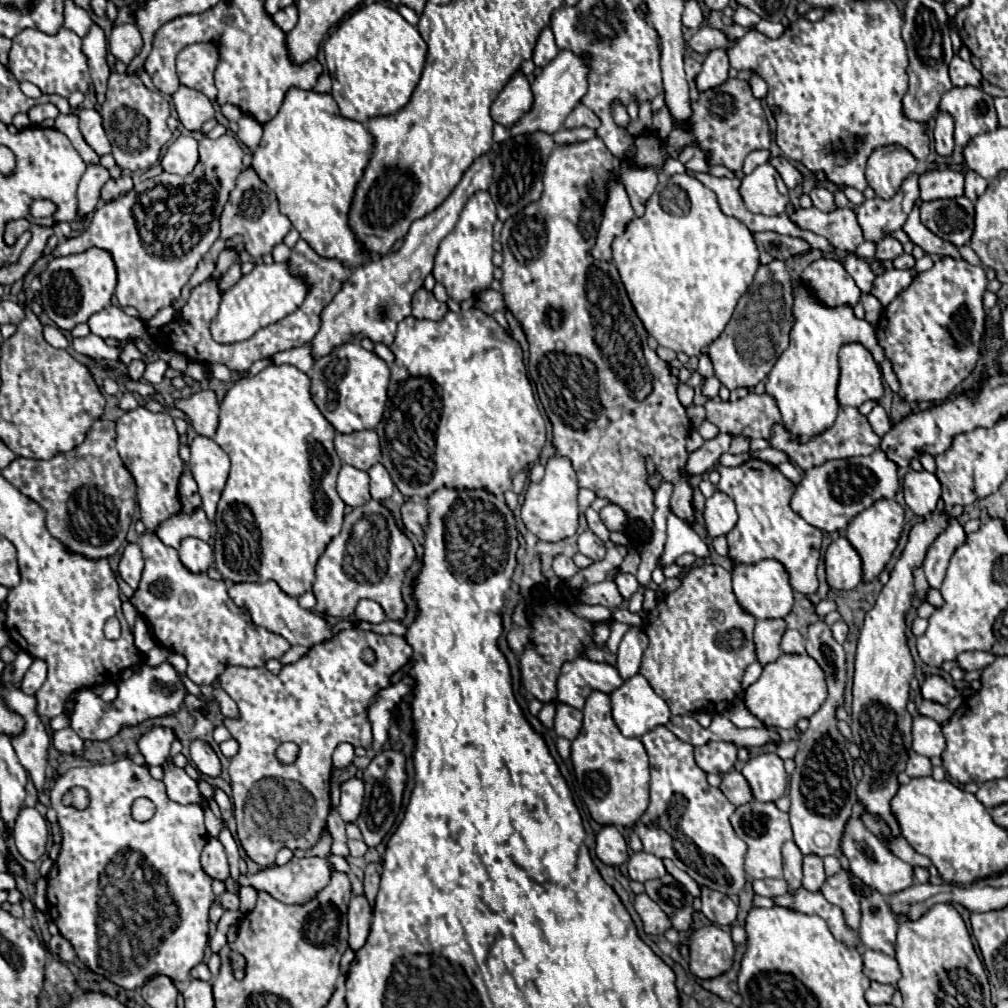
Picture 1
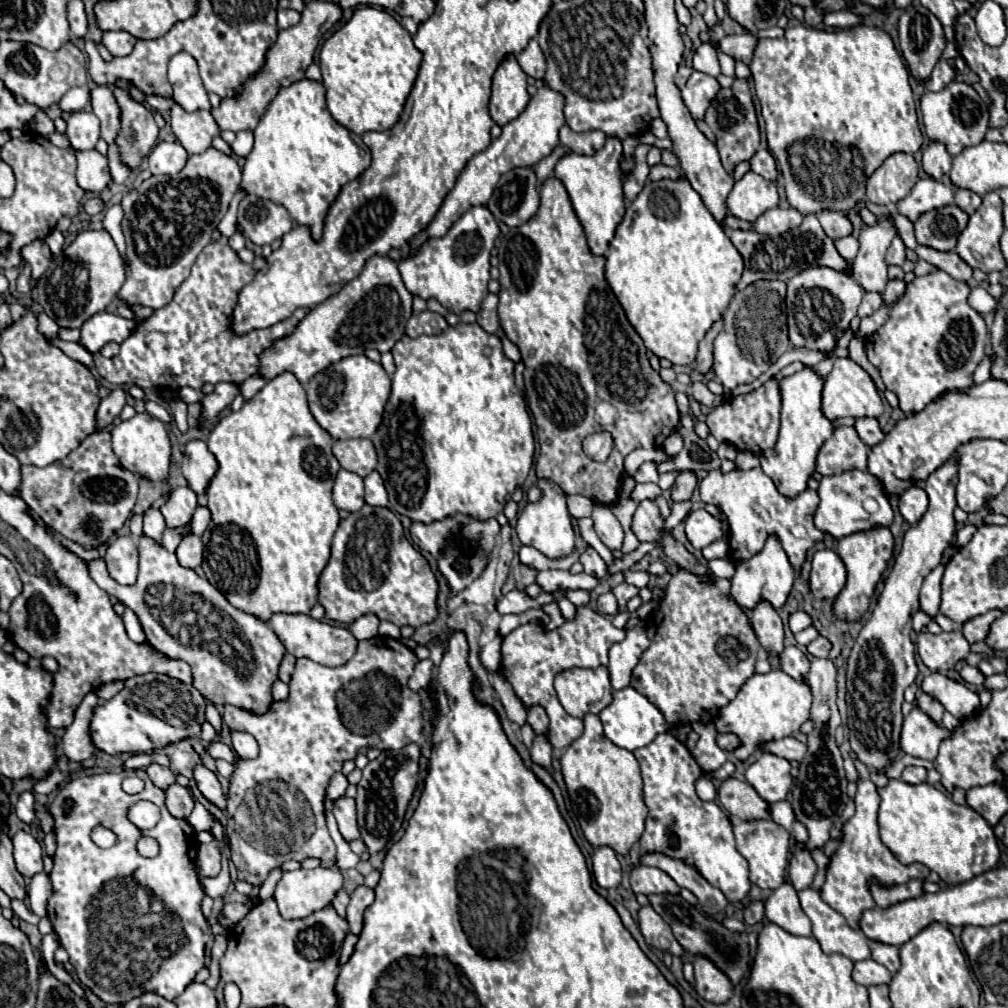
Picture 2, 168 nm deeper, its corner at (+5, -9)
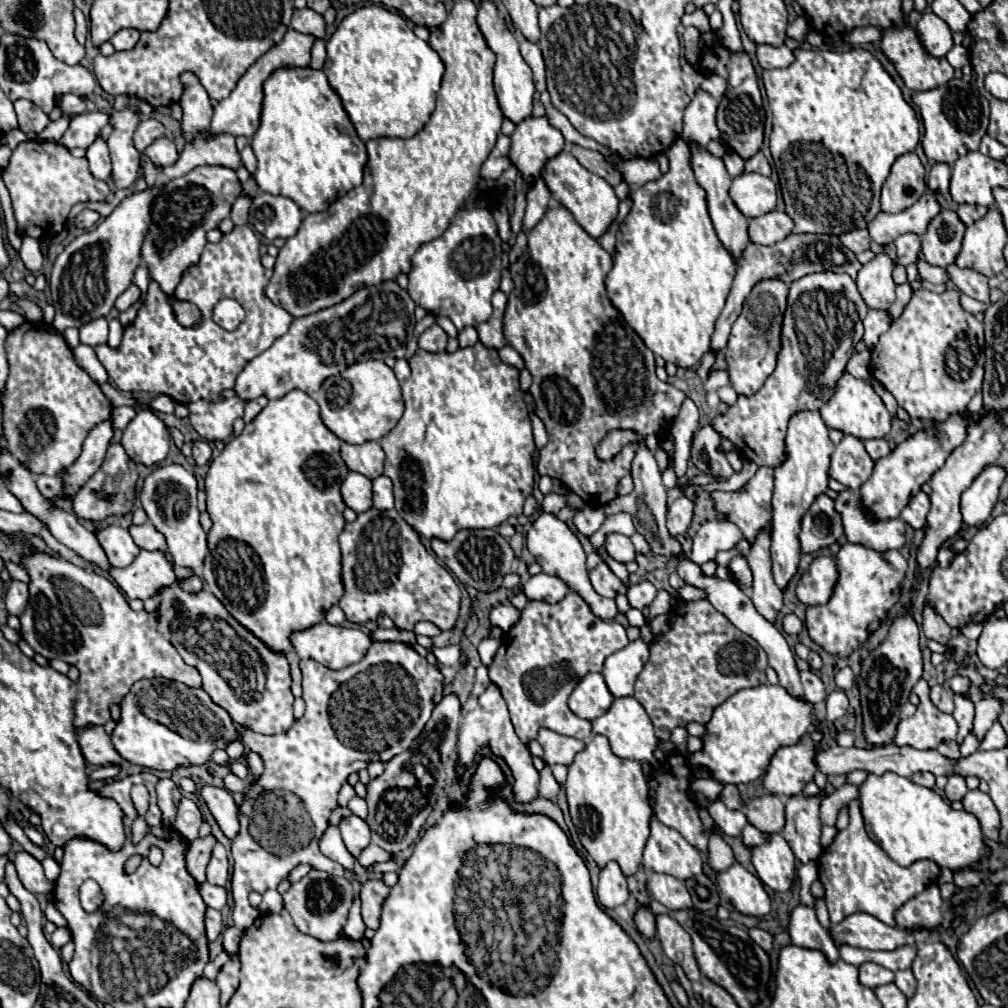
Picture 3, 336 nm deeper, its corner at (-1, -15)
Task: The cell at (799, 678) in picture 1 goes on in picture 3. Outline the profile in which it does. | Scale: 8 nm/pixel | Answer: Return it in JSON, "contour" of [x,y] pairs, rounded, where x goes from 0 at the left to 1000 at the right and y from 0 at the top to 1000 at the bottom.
{"contour":[[[754,680],[736,684],[708,701],[700,729],[696,731],[696,745],[683,747],[685,761],[700,761],[704,771],[714,777],[744,777],[752,773],[764,759],[764,751],[776,739],[790,739],[806,719],[806,701],[800,695],[788,693],[774,680]]]}

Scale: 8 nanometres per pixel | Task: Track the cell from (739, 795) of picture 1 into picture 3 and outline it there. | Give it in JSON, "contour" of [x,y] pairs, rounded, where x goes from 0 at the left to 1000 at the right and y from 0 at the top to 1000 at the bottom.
{"contour":[[[772,789],[748,791],[740,799],[742,816],[758,826],[774,826],[778,820],[778,797]]]}

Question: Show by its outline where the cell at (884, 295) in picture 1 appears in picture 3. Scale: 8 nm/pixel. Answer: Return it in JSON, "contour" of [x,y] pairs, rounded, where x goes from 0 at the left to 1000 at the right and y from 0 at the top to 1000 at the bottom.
{"contour":[[[863,307],[859,316],[857,316],[857,340],[861,346],[865,346],[869,340],[871,340],[871,334],[881,328],[885,316],[879,309],[869,309],[869,307]]]}

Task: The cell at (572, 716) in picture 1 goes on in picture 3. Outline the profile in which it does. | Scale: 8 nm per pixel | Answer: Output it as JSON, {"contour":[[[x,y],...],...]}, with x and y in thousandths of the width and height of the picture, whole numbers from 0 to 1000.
{"contour":[[[567,586],[548,600],[524,596],[514,618],[500,628],[498,640],[484,662],[484,672],[504,699],[514,733],[524,739],[533,732],[535,723],[542,721],[581,735],[587,729],[587,719],[565,705],[563,691],[583,666],[597,666],[599,654],[623,638],[621,624],[615,618],[591,612],[581,596]]]}

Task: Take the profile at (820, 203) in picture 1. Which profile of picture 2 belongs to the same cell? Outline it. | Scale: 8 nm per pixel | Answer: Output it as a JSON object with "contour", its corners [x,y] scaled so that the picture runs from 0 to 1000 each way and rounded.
{"contour":[[[817,207],[817,209],[813,209],[810,215],[812,215],[815,227],[821,231],[823,237],[825,237],[825,235],[827,235],[827,237],[839,235],[839,233],[843,233],[843,229],[845,229],[845,223],[843,223],[841,215],[839,215],[837,211],[833,211],[833,209],[821,209],[821,207]]]}

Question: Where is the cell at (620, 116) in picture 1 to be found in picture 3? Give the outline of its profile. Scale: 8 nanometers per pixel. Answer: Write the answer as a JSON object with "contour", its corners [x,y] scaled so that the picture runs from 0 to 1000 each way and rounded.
{"contour":[[[560,148],[550,158],[544,158],[536,176],[540,178],[548,197],[554,199],[554,203],[562,205],[569,213],[573,223],[589,237],[593,237],[601,229],[601,225],[609,219],[613,209],[613,197],[609,193],[609,188],[597,176],[581,170],[565,150]]]}

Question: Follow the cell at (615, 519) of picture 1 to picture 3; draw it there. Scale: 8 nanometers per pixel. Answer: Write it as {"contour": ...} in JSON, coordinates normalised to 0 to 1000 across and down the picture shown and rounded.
{"contour":[[[603,529],[601,531],[601,547],[613,559],[625,559],[631,553],[631,547],[629,547],[625,533],[615,531],[615,529]]]}

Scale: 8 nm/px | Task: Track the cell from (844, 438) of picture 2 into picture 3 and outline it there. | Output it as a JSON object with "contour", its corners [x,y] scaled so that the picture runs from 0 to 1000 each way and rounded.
{"contour":[[[837,432],[837,436],[829,441],[829,447],[825,449],[823,473],[845,487],[851,487],[863,473],[865,463],[867,457],[859,449],[857,439],[845,432]]]}

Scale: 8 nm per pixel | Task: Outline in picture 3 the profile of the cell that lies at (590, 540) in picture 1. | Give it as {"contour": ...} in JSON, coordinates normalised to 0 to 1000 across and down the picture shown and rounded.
{"contour":[[[599,557],[591,564],[585,566],[585,576],[587,576],[591,588],[597,592],[603,592],[603,594],[609,594],[611,590],[621,590],[621,586],[623,586],[623,582],[605,566],[605,563]]]}

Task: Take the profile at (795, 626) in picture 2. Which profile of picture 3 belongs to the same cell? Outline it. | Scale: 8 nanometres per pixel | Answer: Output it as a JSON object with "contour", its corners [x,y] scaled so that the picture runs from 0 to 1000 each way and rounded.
{"contour":[[[782,608],[782,610],[778,610],[778,614],[776,614],[776,622],[778,622],[778,626],[782,628],[782,630],[792,630],[796,624],[798,624],[798,620],[796,620],[796,616],[788,610],[788,608]]]}

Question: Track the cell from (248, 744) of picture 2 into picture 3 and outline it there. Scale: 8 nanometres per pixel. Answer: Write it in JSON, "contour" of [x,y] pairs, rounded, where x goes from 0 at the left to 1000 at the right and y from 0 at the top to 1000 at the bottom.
{"contour":[[[246,747],[244,749],[244,755],[246,755],[246,763],[250,767],[250,773],[256,773],[256,769],[260,769],[260,763],[262,763],[258,751],[254,747]]]}

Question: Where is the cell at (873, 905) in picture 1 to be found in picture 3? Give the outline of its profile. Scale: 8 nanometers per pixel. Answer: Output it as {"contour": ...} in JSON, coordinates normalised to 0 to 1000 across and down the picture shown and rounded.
{"contour":[[[899,961],[899,963],[889,963],[887,975],[891,977],[891,981],[893,981],[901,991],[903,991],[903,987],[907,987],[907,975],[909,975],[909,971],[907,971],[907,967],[905,967],[903,961]]]}

